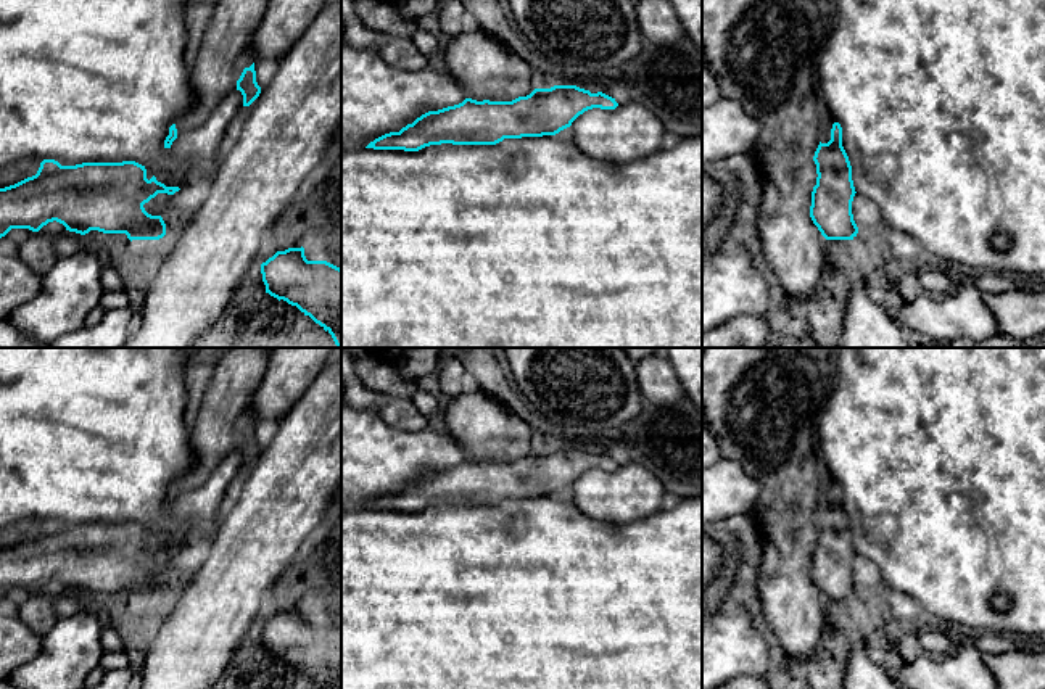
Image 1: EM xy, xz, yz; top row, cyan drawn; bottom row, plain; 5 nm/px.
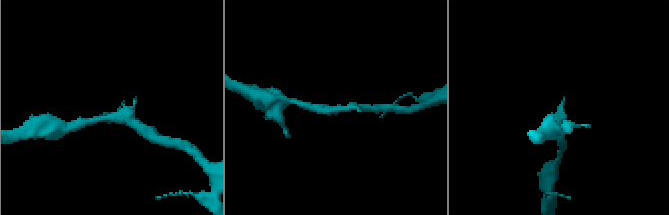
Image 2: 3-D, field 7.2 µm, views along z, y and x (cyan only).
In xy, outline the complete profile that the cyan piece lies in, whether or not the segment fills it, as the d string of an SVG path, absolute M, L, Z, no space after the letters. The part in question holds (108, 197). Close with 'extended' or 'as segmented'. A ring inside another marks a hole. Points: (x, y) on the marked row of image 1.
M43 159L35 175L0 188L0 238L11 229L39 232L56 221L81 235L98 230L126 233L130 241L159 240L166 235L166 224L161 216L148 214L143 204L158 193L174 195L179 190L166 187L155 175L148 180L145 166L135 161L61 166L55 159Z; as segmented

